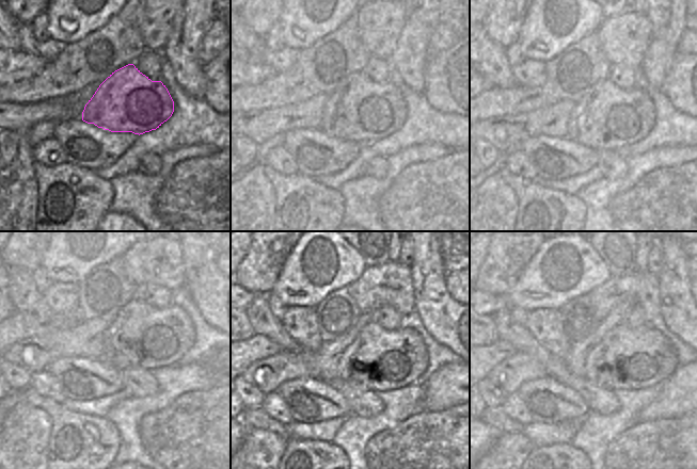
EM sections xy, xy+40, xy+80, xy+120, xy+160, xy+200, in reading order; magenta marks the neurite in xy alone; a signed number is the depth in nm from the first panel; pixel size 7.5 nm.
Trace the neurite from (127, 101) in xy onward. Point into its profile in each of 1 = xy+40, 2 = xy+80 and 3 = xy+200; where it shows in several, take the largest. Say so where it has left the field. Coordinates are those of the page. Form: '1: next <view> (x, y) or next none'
1: next xy+40 (363, 111)
2: next xy+80 (614, 117)
3: next xy+200 (663, 312)

